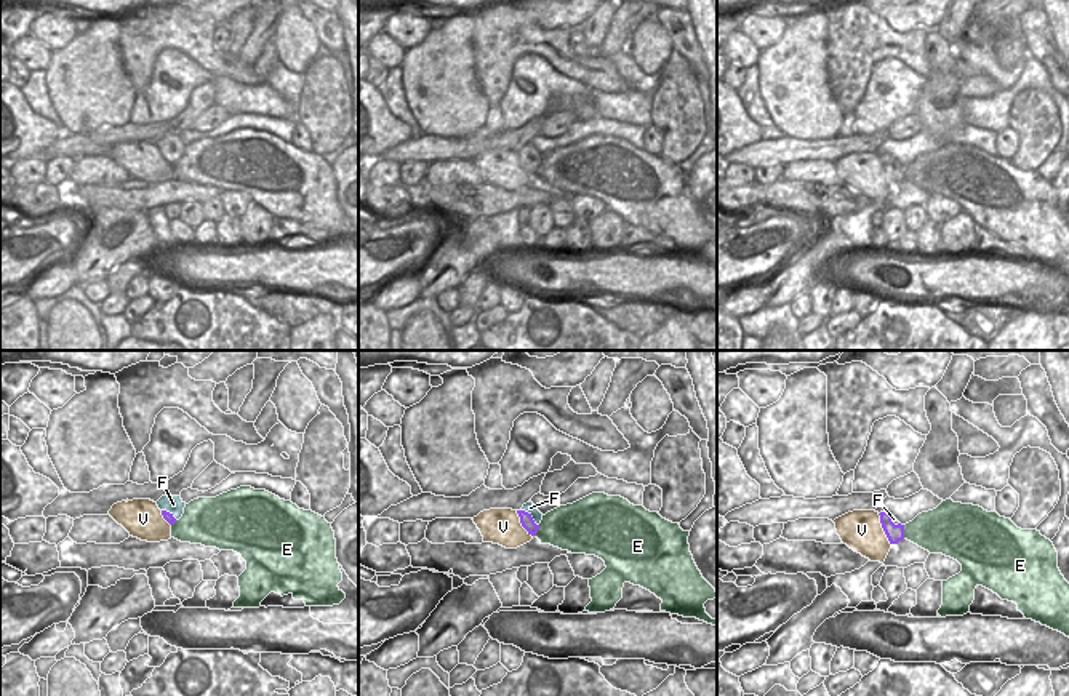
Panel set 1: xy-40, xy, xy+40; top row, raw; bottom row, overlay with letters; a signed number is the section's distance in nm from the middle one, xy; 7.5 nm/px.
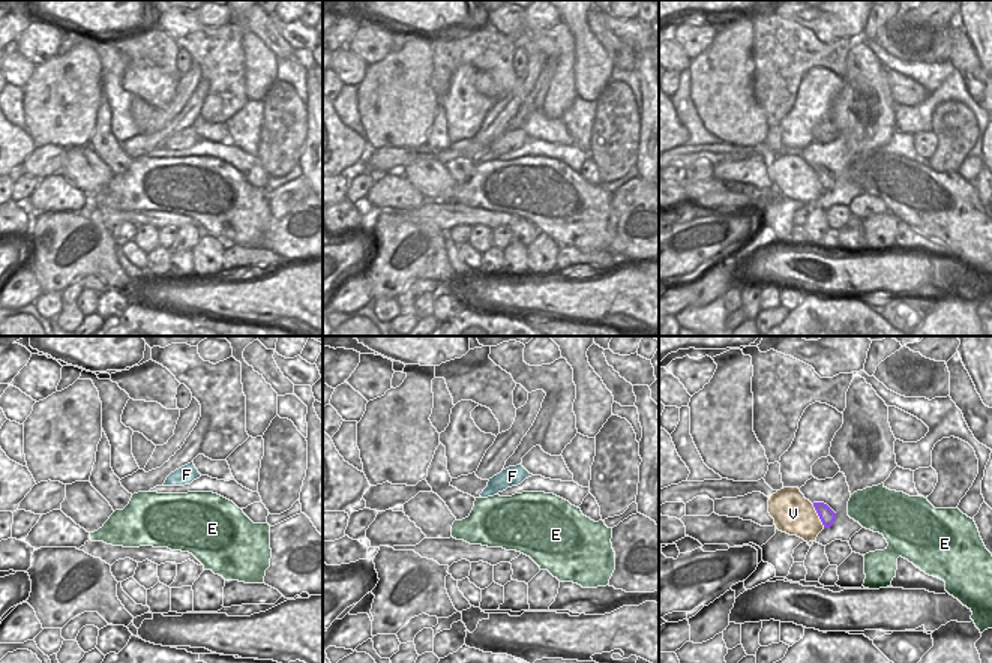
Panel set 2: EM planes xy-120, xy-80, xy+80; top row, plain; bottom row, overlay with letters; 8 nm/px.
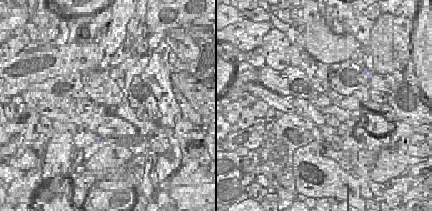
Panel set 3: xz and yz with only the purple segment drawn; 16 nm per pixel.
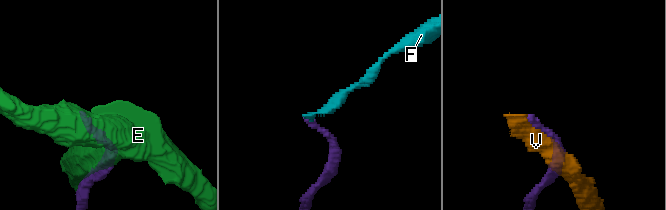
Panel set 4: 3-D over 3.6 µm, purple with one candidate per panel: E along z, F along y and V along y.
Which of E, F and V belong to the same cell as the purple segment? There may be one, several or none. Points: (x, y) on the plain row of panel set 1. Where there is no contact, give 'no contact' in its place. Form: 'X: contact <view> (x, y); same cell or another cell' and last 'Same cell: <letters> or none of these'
E: contact xy+40 (903, 173); another cell
F: contact xy (530, 157); another cell
V: contact xy+40 (884, 172); another cell
Same cell: none of these

